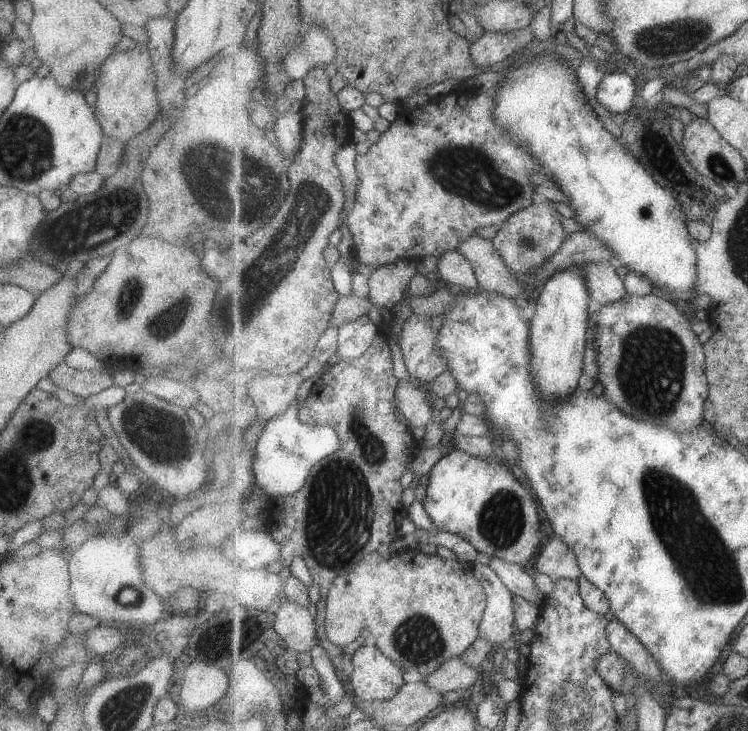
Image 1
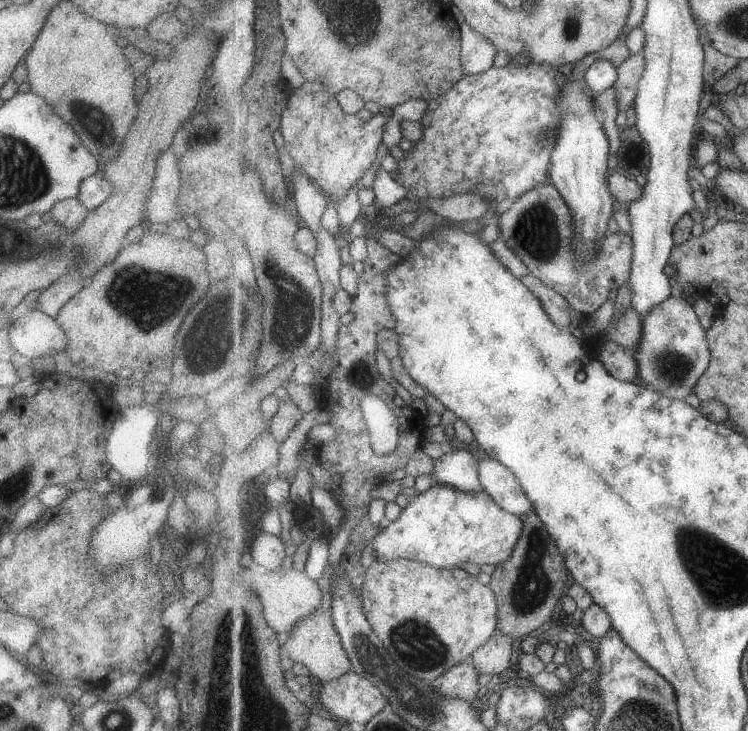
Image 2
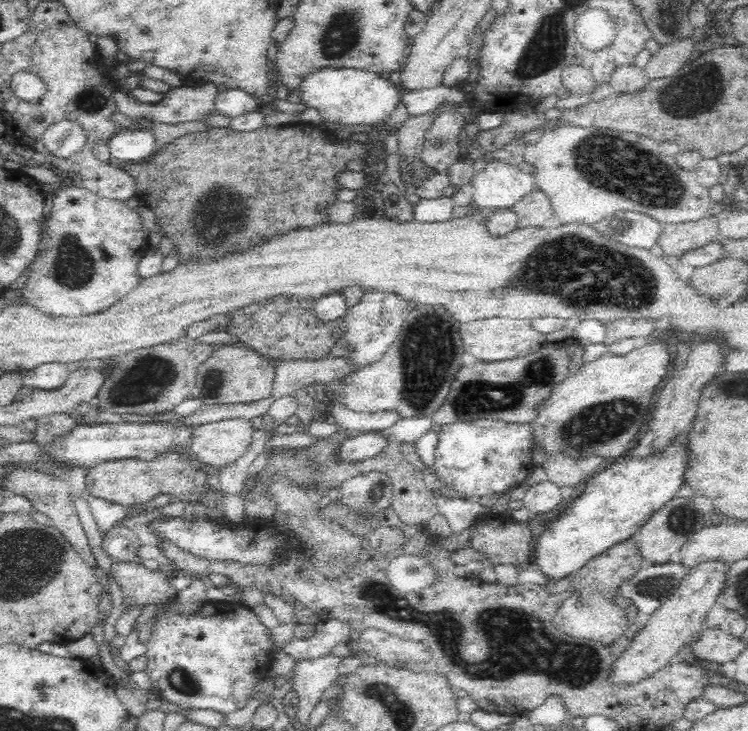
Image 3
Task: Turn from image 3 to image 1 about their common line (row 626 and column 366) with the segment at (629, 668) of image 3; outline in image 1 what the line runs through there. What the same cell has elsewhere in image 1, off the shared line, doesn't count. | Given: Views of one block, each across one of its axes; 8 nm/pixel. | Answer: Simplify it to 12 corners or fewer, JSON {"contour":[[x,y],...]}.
{"contour":[[363,645],[348,670],[364,704],[393,698],[405,671],[377,645]]}

